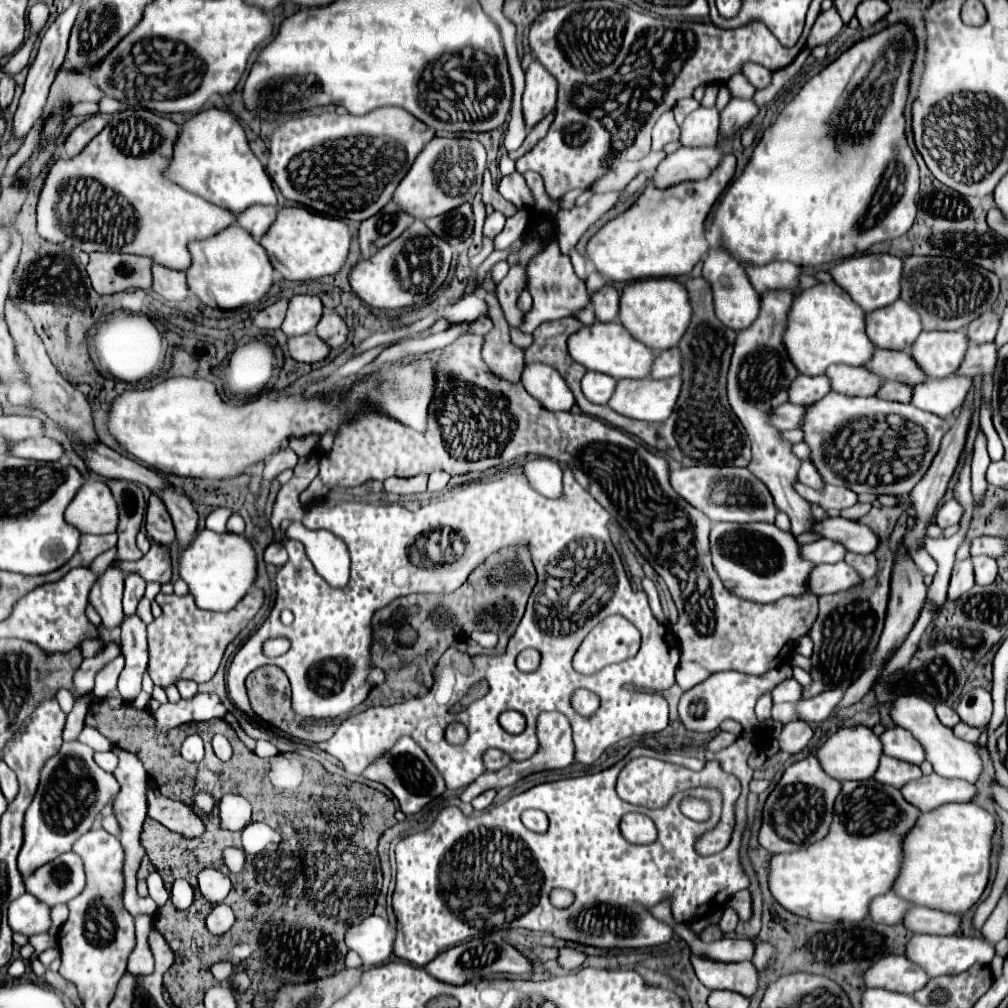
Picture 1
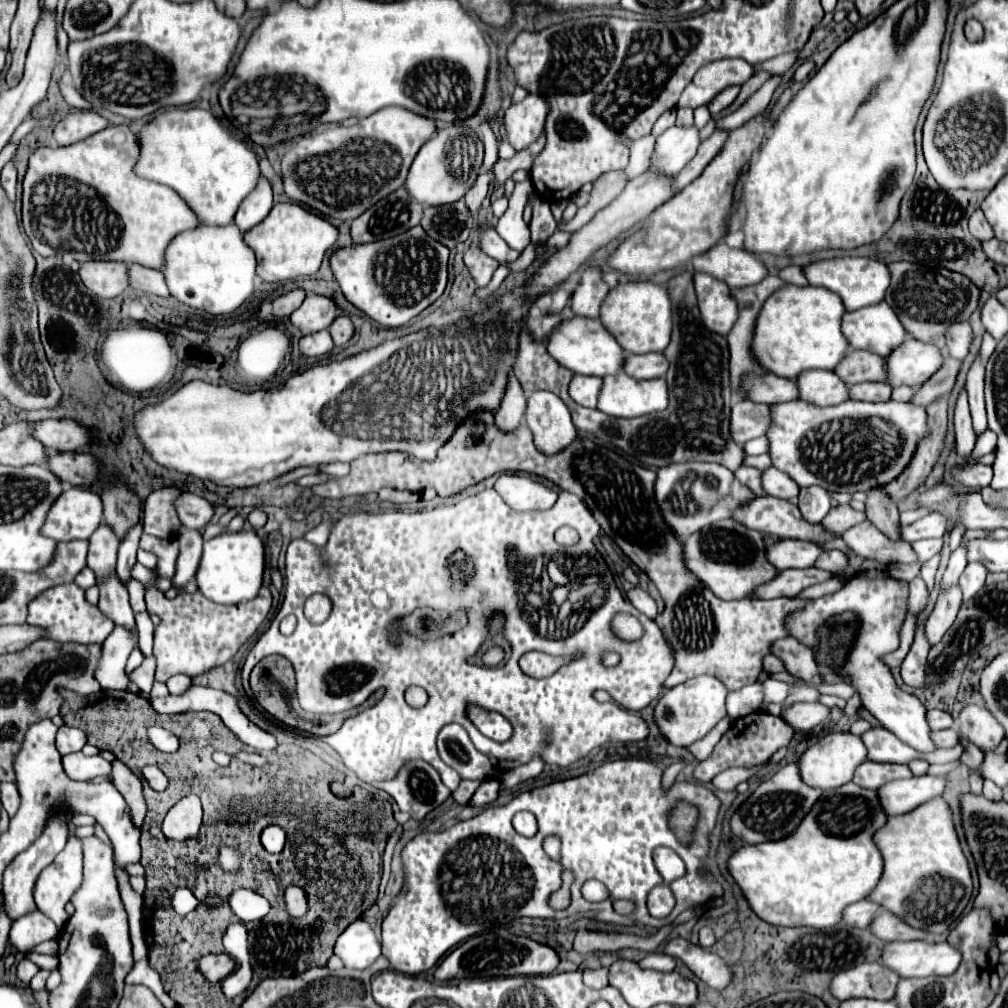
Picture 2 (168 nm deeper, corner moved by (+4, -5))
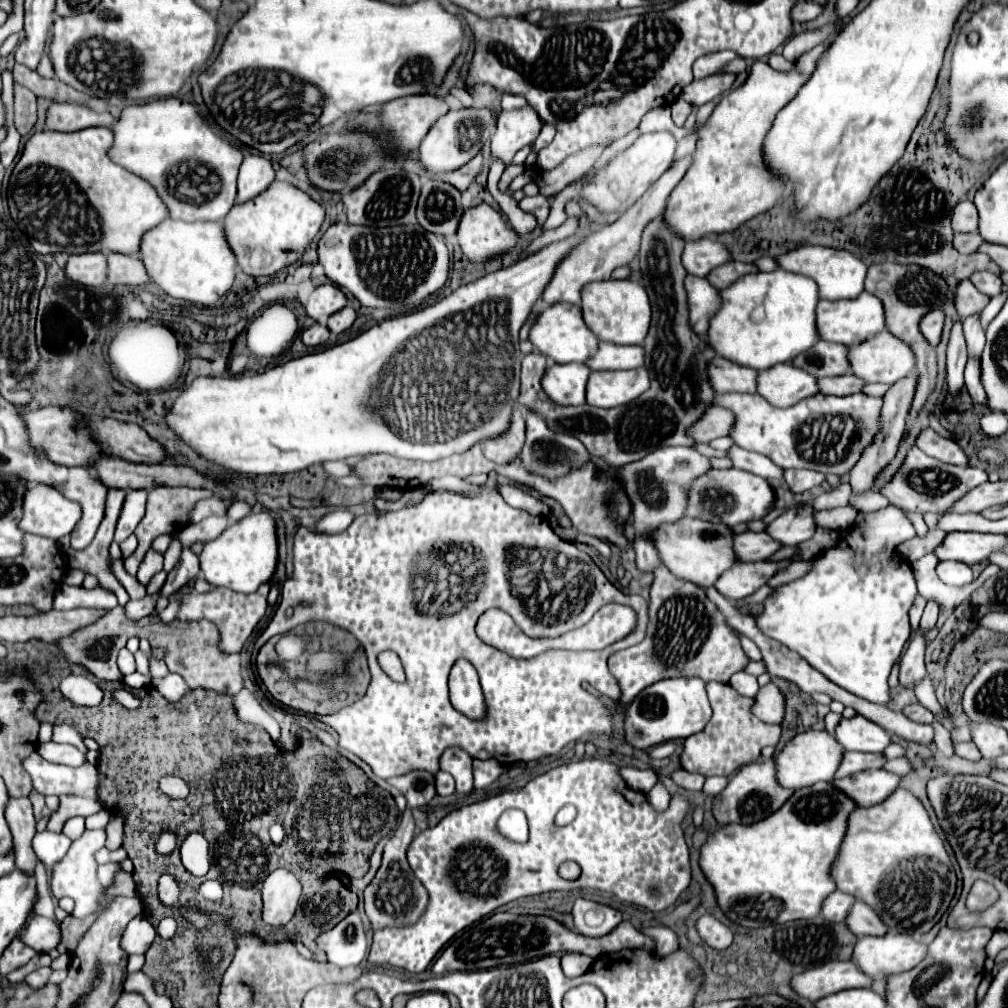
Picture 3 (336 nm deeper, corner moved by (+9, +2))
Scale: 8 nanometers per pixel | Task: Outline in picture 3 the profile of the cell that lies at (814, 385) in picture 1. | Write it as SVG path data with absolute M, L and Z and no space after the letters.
M724 357L714 359L708 367L716 393L756 393L758 389L756 369L736 365Z

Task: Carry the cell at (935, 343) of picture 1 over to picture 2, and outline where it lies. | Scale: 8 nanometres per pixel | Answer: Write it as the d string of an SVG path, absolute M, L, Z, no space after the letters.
M905 338L893 354L885 358L887 384L889 386L921 386L941 368L941 352L937 346L919 342L915 338Z

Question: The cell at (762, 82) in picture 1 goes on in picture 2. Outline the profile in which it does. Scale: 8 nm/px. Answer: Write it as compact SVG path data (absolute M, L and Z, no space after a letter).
M741 58L715 60L696 72L681 94L677 107L695 109L698 106L707 105L723 88L733 84L741 86L751 76L753 76L751 64Z

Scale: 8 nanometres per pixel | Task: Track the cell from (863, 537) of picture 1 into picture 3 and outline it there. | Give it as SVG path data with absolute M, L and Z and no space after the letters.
M712 469L708 471L708 475L702 475L692 485L686 515L712 523L738 525L754 519L764 519L770 511L774 511L774 505L776 505L774 491L770 483L764 481L762 477L756 477L740 469Z

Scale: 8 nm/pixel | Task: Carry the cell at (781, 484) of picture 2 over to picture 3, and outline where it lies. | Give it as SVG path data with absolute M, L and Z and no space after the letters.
M740 447L730 449L730 459L736 469L754 473L762 479L784 479L784 469L780 469L776 463L772 463L768 457L752 451L744 451Z

